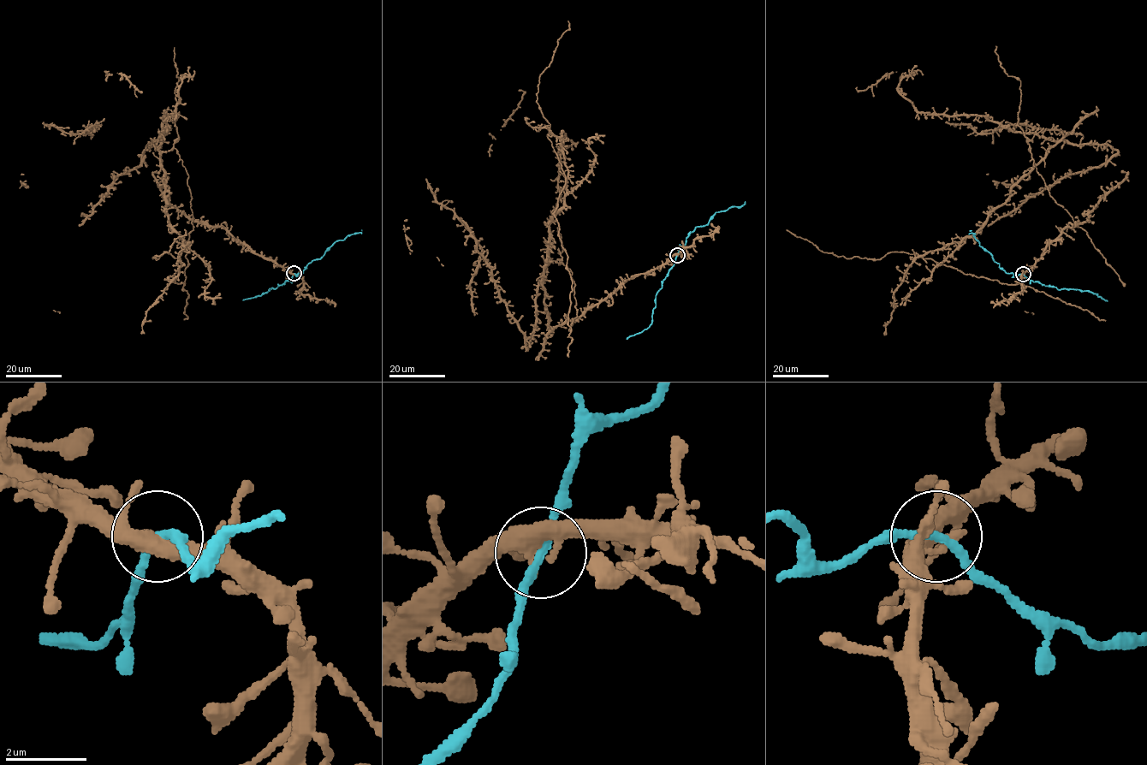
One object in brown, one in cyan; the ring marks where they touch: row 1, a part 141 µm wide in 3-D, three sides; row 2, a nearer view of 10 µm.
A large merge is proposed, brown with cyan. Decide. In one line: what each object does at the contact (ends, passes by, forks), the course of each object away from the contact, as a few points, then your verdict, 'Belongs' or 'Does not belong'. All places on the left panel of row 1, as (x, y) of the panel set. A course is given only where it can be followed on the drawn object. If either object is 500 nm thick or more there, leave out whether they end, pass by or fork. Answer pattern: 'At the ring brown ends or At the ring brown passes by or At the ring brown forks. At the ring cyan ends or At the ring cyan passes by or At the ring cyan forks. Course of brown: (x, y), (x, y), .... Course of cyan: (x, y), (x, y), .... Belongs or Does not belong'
At the ring brown forks. At the ring cyan passes by. Course of brown: (294, 273), (222, 228), (193, 227), (175, 126), (157, 142), (185, 248), (170, 276), (188, 294), (184, 319). Course of cyan: (294, 273), (289, 281), (276, 288), (242, 300). Belongs

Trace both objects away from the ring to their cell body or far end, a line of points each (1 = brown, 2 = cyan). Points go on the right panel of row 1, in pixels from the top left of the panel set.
1: (1023, 274), (1079, 223), (1050, 195), (1016, 125), (1058, 142), (973, 234), (916, 254), (1106, 320)
2: (1023, 274), (1034, 281), (1058, 289), (1091, 292), (1107, 301)

